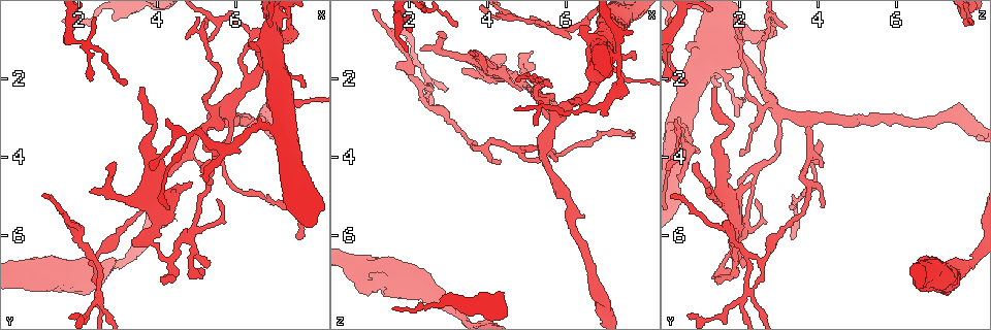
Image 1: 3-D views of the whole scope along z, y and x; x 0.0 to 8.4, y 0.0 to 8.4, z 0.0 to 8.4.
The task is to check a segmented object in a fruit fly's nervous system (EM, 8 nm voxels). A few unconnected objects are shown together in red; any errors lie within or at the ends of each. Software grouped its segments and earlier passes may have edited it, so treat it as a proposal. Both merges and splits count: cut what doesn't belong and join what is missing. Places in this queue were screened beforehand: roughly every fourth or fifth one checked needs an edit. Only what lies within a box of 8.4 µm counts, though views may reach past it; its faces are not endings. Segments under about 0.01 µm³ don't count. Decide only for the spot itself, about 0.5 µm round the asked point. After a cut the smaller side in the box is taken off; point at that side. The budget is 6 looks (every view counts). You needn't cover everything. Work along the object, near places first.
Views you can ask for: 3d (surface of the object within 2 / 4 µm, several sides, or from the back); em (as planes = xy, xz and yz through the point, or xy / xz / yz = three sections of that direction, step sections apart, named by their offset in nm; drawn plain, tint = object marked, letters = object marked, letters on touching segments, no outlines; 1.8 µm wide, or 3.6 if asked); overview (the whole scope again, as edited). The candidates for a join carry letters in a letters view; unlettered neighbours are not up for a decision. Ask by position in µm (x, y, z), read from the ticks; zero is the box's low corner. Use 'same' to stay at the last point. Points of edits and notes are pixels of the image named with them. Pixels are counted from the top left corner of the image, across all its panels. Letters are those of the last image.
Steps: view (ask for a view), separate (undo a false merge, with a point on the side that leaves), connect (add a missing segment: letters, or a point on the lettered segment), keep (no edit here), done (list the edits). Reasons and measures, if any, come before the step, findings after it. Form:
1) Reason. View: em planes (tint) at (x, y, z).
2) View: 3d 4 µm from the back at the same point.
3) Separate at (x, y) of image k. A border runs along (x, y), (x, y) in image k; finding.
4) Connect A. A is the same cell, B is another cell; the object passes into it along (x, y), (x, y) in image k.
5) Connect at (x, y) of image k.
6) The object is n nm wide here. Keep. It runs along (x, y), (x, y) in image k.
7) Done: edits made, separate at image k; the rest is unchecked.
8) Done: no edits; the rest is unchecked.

Narrows sharply. View: 3d 4 µm at (2.45, 7.25, 2.35).

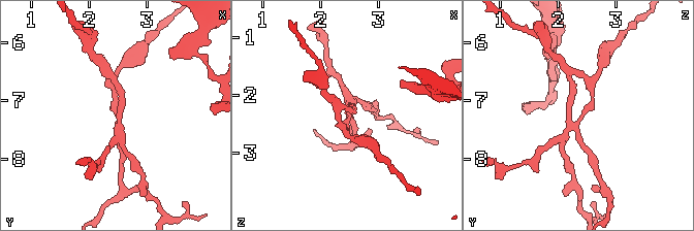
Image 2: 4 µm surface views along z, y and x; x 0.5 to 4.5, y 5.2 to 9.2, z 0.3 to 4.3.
4 arms meet here; shape alone is not enough. View: em yz step 4 (letters) at (2.50, 7.25, 2.35).

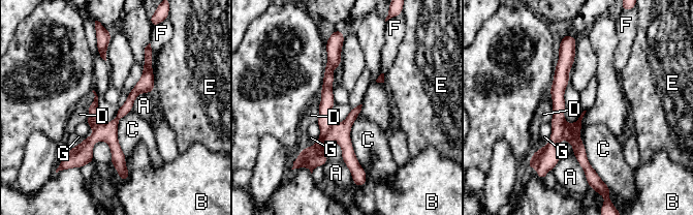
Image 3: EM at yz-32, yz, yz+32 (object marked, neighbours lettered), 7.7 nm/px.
Another direction. View: em planes (letters) at the same point.

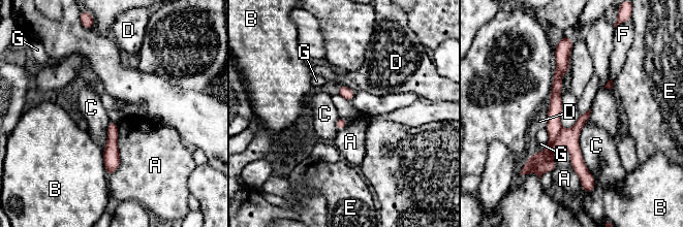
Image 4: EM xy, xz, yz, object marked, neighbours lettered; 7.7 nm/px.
The object is 80 nm wide here. Keep. A, B, C, D, E, F and G are other cells; continuous, no second cell.

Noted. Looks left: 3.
Closes a loop. View: em planes (letters) at (2.70, 6.75, 7.55).

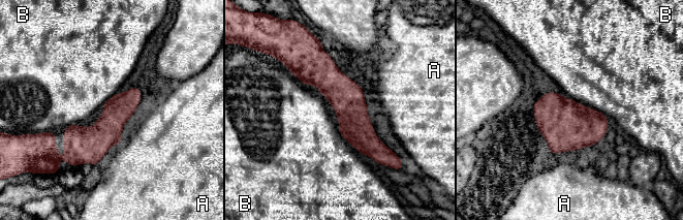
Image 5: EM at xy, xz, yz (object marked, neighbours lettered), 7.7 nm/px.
The object is 220 nm wide here. Keep. A and B are other cells; a border runs along (337, 128), (340, 134), (362, 154) in image 5; continuous, no second cell.

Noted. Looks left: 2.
Thick turns thin. View: em 3.6 µm planes (letters) at (1.00, 6.75, 6.75).

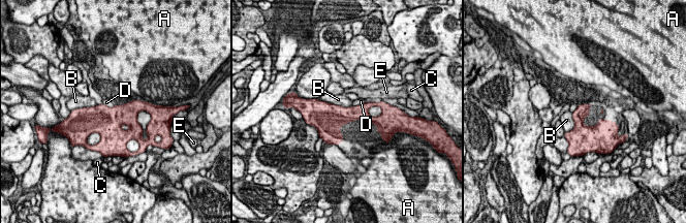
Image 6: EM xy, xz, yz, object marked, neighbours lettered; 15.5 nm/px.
The longest contact is with B, 550 nm. Keep. A, B, C, D and E are other cells; a border runs along (366, 102), (352, 106) in image 6; all the same cell.

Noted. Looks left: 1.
Done: no edits; the rest is unchecked.

